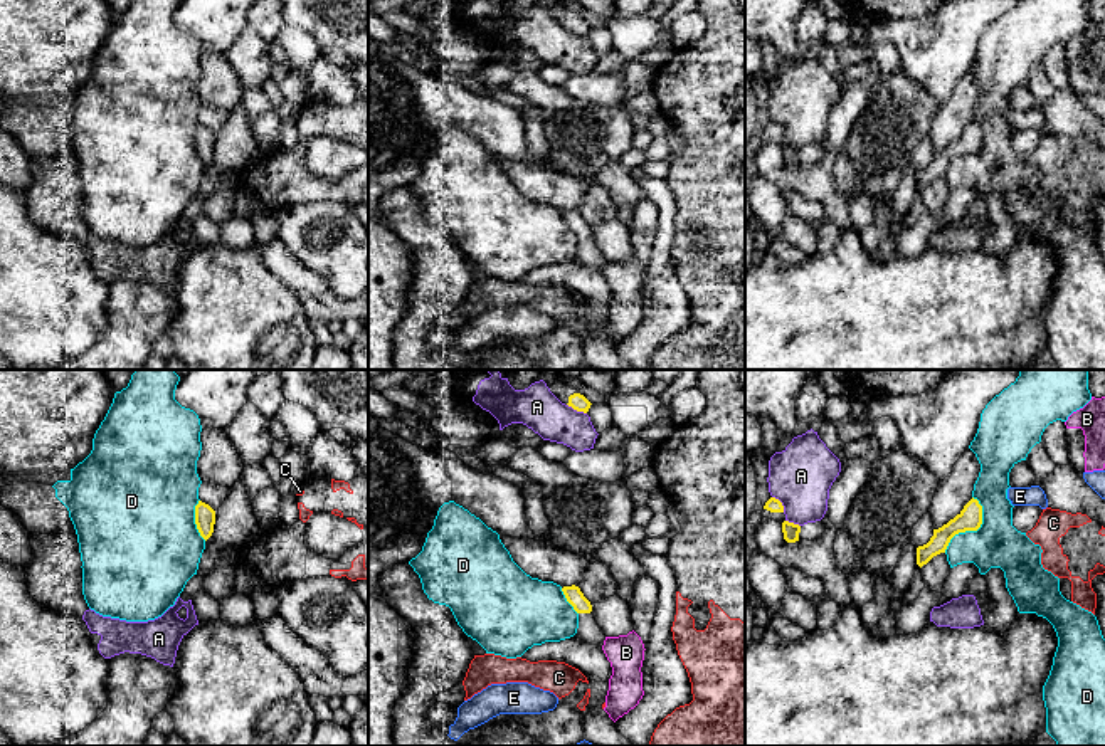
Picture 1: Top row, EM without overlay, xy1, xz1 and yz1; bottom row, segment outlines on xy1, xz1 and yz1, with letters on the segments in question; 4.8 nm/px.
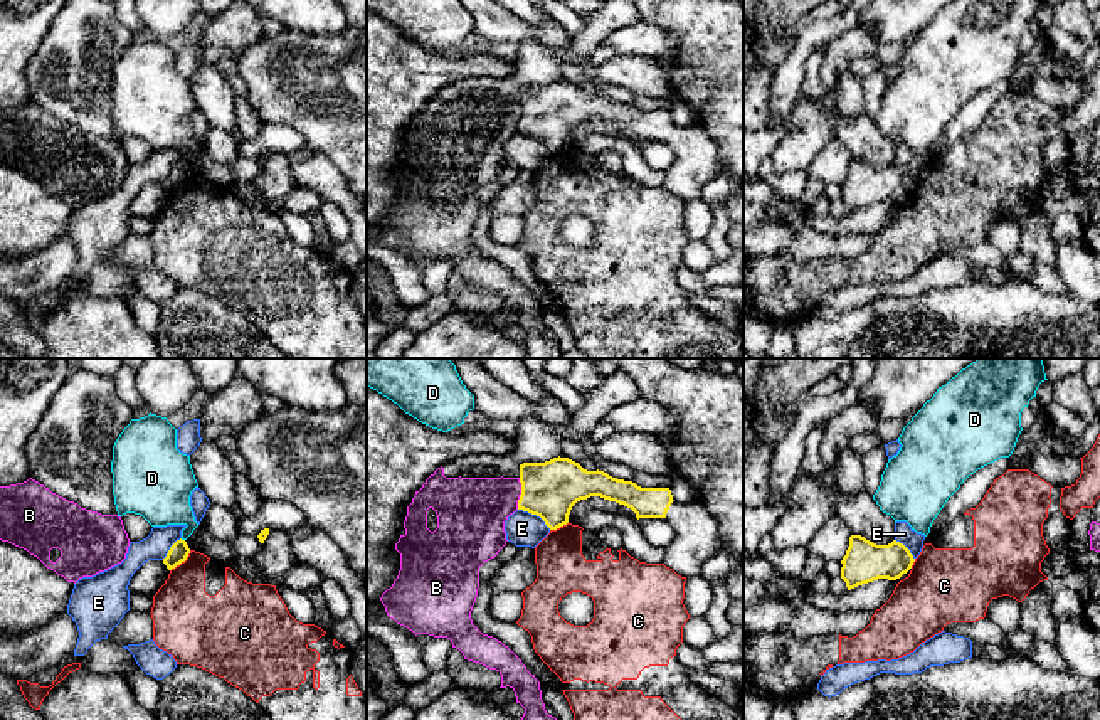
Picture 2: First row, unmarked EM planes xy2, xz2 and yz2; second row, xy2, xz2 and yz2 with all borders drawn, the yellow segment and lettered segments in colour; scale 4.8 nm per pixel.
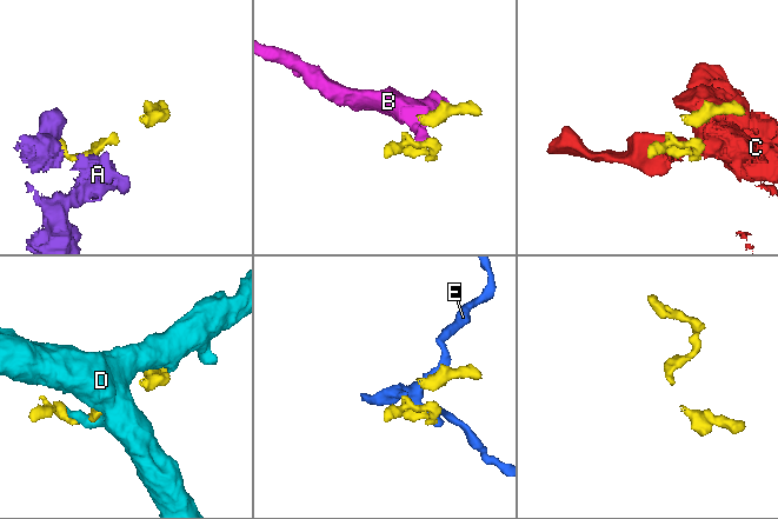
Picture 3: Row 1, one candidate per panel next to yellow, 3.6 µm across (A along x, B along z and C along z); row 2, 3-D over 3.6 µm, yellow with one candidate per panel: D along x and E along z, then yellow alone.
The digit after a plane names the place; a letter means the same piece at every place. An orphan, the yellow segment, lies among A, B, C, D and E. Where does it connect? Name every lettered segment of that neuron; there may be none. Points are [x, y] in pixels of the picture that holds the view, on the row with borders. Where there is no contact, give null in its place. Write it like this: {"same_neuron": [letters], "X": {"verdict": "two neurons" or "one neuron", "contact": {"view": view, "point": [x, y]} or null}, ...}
{"same_neuron": [], "A": {"verdict": "two neurons", "contact": {"view": "xz1", "point": [577, 410]}}, "B": {"verdict": "two neurons", "contact": {"view": "xz2", "point": [522, 493]}}, "C": {"verdict": "two neurons", "contact": {"view": "xy2", "point": [182, 561]}}, "D": {"verdict": "two neurons", "contact": {"view": "yz1", "point": [972, 530]}}, "E": {"verdict": "two neurons", "contact": {"view": "xz2", "point": [535, 513]}}}

